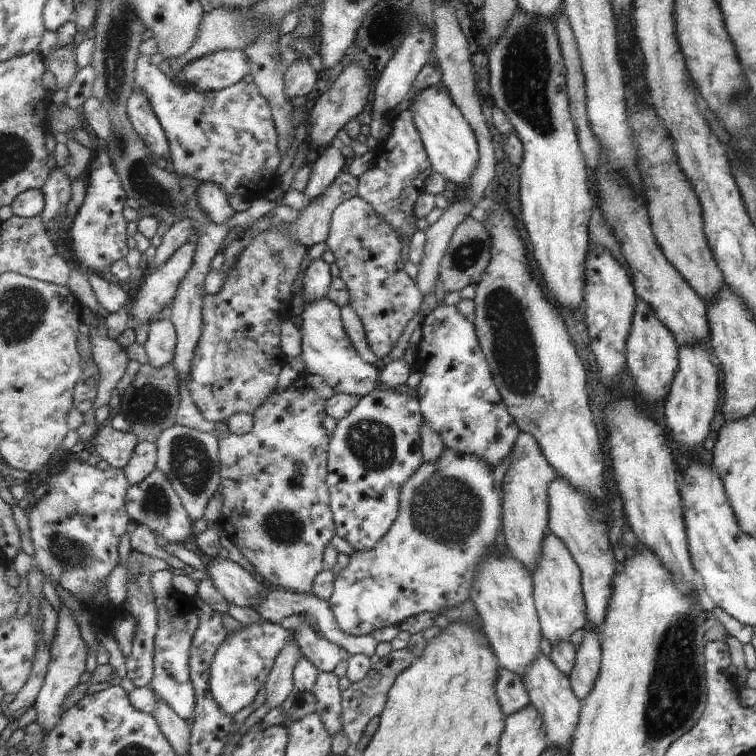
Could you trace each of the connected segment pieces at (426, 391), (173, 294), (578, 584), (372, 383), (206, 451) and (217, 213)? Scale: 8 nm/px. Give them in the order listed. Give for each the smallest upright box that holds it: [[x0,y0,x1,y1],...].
[[416,304,523,468],[130,242,197,329],[535,531,587,644],[302,297,381,398],[157,425,222,519],[198,182,236,224]]

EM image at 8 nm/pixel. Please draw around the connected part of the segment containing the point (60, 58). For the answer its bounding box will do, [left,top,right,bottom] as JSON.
[47,44,80,90]

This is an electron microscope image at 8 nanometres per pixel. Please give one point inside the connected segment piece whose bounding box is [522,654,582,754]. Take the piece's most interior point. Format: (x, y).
(550, 689)

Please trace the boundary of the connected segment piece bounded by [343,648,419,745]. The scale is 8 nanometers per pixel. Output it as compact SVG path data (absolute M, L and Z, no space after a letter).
M410 648L403 651L393 650L387 657L381 658L364 682L352 684L348 690L343 692L344 730L346 730L351 744L358 745L370 722L374 718L381 718L386 710L390 691L398 682L398 677L402 676L404 671L416 664L418 660L418 656Z

